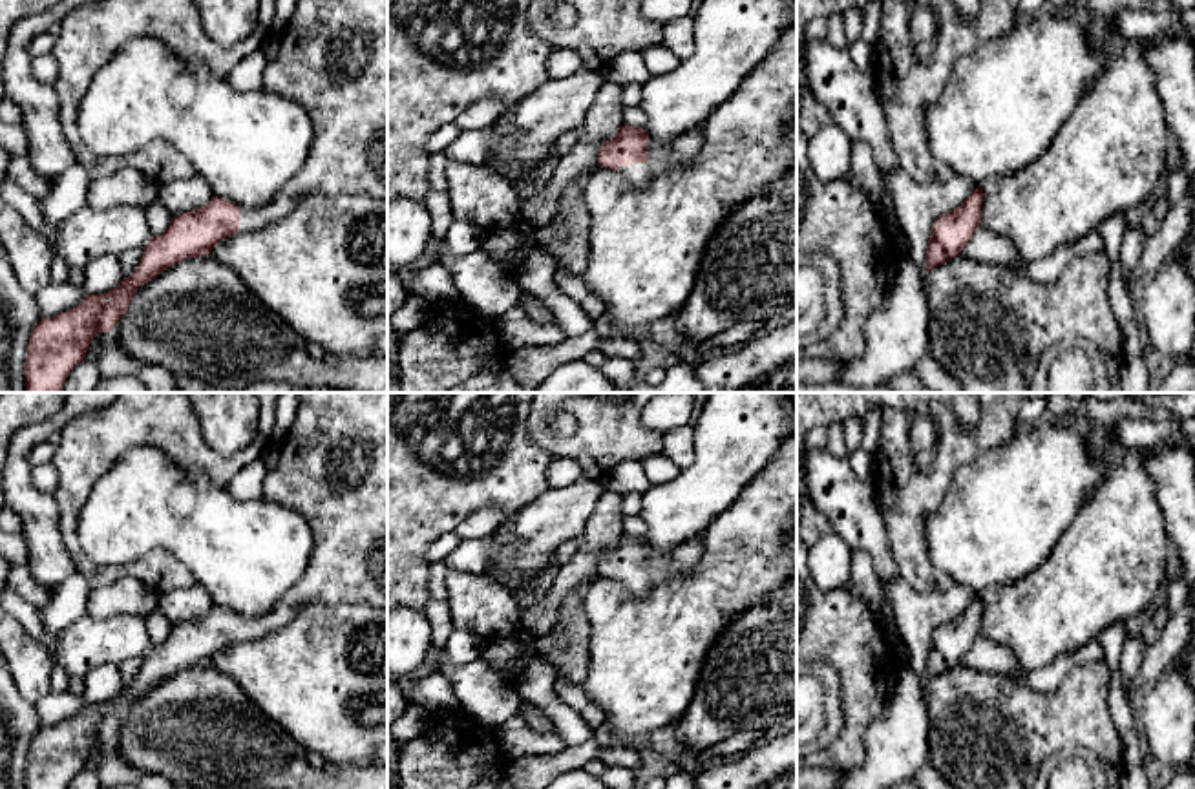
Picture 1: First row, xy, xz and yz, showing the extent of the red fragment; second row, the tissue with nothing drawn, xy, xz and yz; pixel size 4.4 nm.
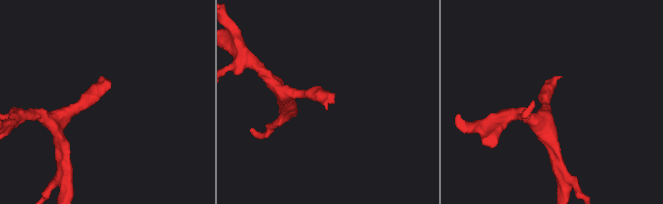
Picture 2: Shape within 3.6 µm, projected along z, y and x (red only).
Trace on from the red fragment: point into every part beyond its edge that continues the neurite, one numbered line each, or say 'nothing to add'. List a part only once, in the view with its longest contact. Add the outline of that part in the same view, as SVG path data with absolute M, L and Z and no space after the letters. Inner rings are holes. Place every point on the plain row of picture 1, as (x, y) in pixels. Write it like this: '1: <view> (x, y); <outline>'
1: xz (664, 567); M693 537L671 552L649 548L647 570L632 575L621 575L618 581L625 592L636 599L645 597L654 588L682 577L702 557L702 541Z

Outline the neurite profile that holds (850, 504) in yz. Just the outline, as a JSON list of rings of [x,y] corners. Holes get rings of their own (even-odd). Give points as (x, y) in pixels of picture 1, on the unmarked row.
[[[808,447],[800,469],[815,508],[830,521],[851,550],[866,552],[883,586],[901,577],[888,542],[873,480],[855,477],[846,458],[828,449]]]

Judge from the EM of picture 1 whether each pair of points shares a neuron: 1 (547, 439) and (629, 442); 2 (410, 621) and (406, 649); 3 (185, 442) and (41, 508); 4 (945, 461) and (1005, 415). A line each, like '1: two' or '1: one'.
1: one
2: one
3: two
4: one

